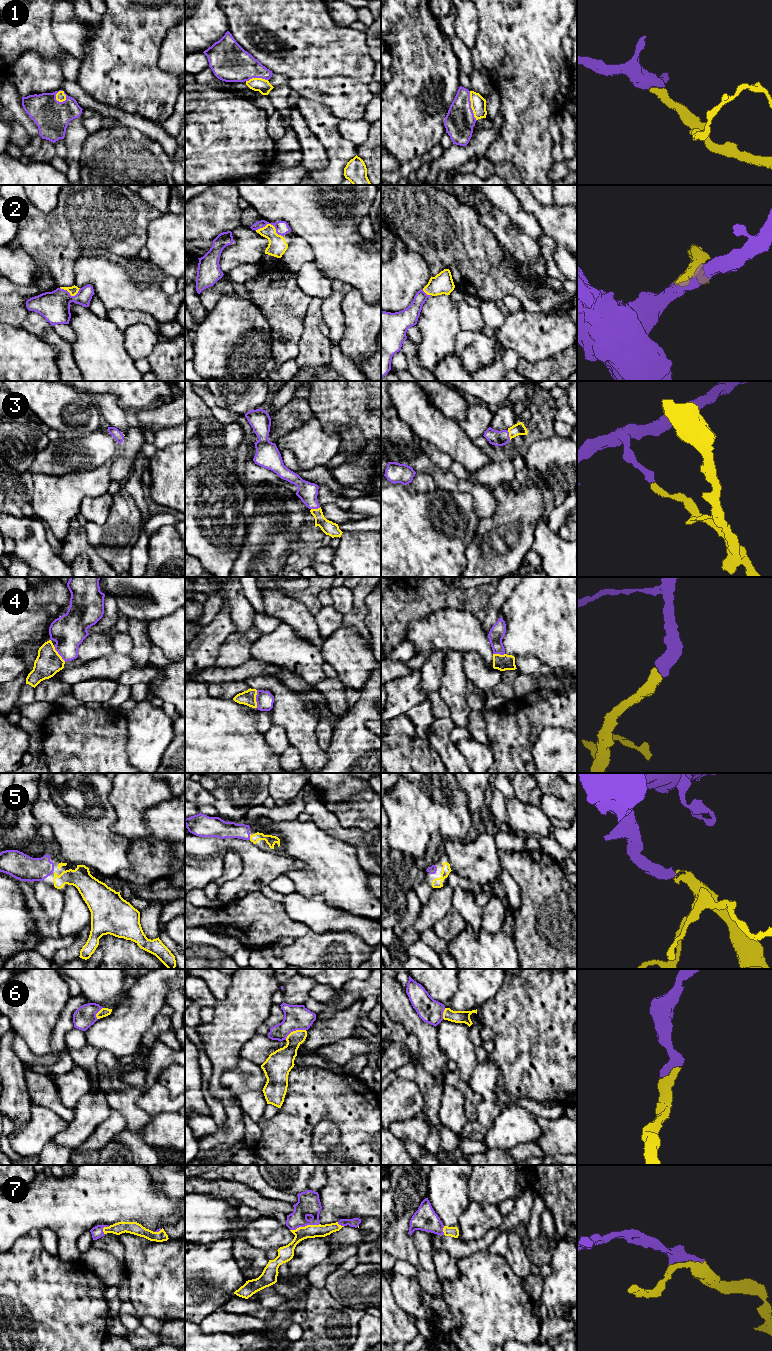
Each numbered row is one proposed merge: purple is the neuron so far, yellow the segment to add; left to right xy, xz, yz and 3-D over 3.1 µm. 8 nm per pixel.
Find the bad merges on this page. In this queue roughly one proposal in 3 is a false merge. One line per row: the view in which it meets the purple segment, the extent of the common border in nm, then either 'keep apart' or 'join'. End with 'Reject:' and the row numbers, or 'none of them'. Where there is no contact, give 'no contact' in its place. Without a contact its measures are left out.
1: contact in xy; length 110 nm; join
2: contact in xz; length 220 nm; join
3: contact in yz; length 80 nm; join
4: contact in xz; length 140 nm; join
5: contact in xz; length 50 nm; join
6: contact in xz; length 190 nm; join
7: contact in xz; length 240 nm; join
Reject: none of them

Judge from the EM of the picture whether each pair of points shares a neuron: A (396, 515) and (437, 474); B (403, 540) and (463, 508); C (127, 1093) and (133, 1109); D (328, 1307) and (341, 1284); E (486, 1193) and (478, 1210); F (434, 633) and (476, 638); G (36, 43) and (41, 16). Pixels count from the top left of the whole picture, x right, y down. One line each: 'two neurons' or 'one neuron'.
A: two neurons
B: one neuron
C: one neuron
D: two neurons
E: two neurons
F: one neuron
G: one neuron

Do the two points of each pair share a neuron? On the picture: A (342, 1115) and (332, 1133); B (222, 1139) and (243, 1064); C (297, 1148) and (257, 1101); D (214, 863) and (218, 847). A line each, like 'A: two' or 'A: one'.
A: two
B: two
C: two
D: two

